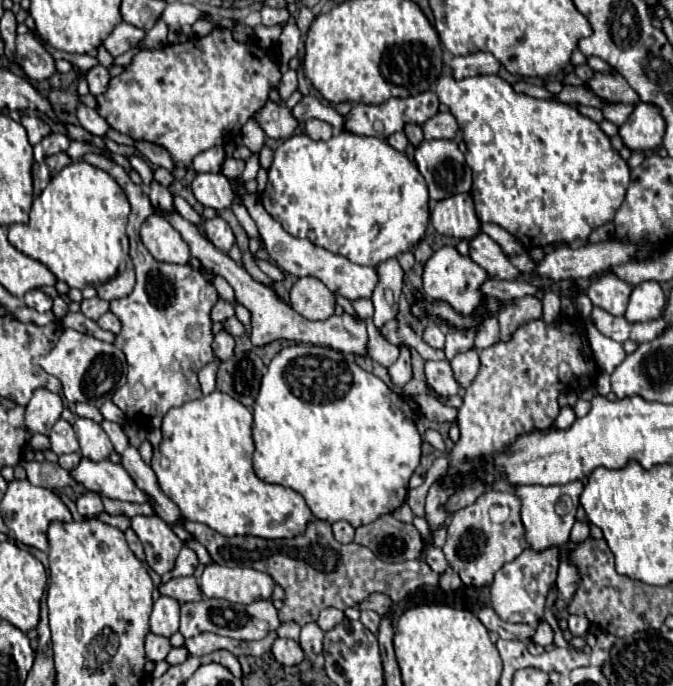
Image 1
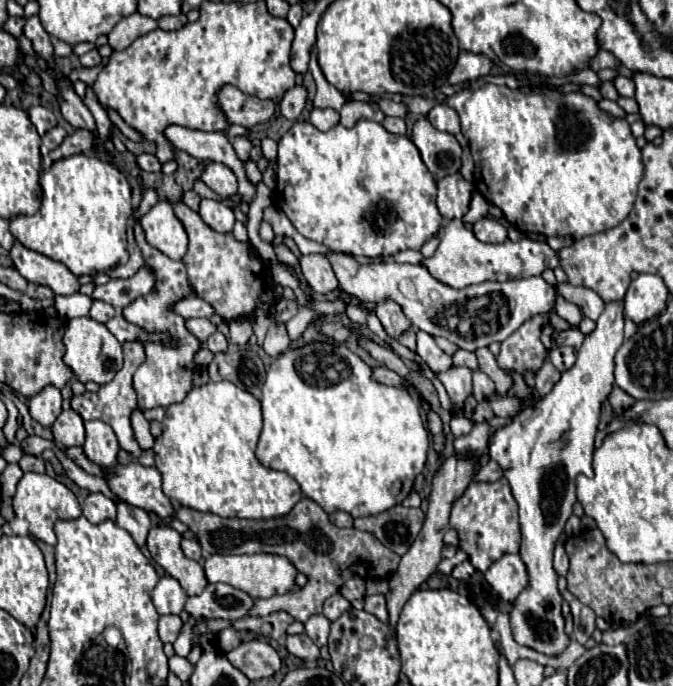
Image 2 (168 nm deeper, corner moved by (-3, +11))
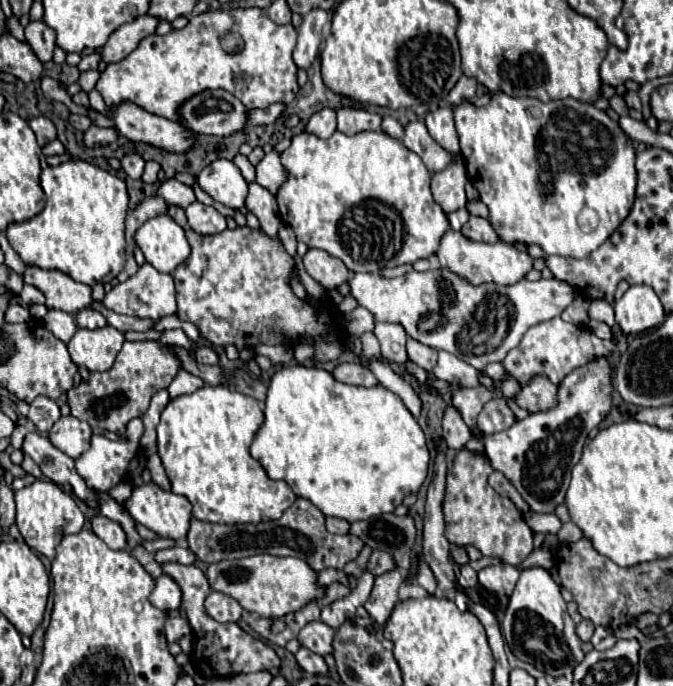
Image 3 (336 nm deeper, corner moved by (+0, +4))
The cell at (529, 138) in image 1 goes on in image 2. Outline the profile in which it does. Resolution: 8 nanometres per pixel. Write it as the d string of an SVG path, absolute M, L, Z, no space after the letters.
M486 84L478 90L462 90L448 98L462 120L462 134L470 142L474 158L474 184L480 194L496 204L506 220L522 230L550 236L572 236L580 240L588 234L606 232L618 226L632 210L638 184L644 176L640 148L634 142L630 126L622 118L614 118L600 110L594 98L574 96L566 98L562 92L540 94L536 90L510 89L508 86Z

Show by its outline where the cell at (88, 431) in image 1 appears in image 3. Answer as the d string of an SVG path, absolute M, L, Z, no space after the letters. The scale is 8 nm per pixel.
M140 417L134 418L131 423L128 423L127 435L123 441L111 441L101 433L93 433L91 437L91 447L79 457L75 459L75 467L77 473L87 481L87 485L95 491L109 491L113 485L117 485L119 481L127 479L127 465L129 461L139 453L139 437L143 433L143 422Z

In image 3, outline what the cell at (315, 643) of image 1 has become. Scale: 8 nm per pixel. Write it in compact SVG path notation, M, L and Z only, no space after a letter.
M311 621L301 629L297 639L309 651L313 651L317 655L327 655L327 653L331 653L333 635L335 635L335 631L329 625L321 623L321 621Z

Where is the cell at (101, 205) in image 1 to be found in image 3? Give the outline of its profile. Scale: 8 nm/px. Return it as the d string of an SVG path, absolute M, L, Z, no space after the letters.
M71 159L55 167L45 167L41 187L47 195L45 209L23 223L11 223L5 231L11 247L25 265L57 269L85 285L101 283L111 269L117 275L125 263L123 231L129 207L125 183L105 169Z

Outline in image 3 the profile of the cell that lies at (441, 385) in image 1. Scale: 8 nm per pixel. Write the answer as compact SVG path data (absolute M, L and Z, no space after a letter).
M415 339L407 341L407 355L409 355L409 359L413 363L417 363L419 367L423 367L427 371L431 371L435 367L435 363L437 363L437 351L423 345L423 343L417 343Z

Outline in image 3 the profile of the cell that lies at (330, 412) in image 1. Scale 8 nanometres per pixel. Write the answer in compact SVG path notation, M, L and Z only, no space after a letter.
M299 363L285 365L271 377L265 421L253 439L251 455L261 463L269 479L285 481L297 497L311 501L325 517L339 517L349 523L393 513L405 495L419 491L431 459L421 427L393 391L383 385L367 389L339 383L333 371Z

